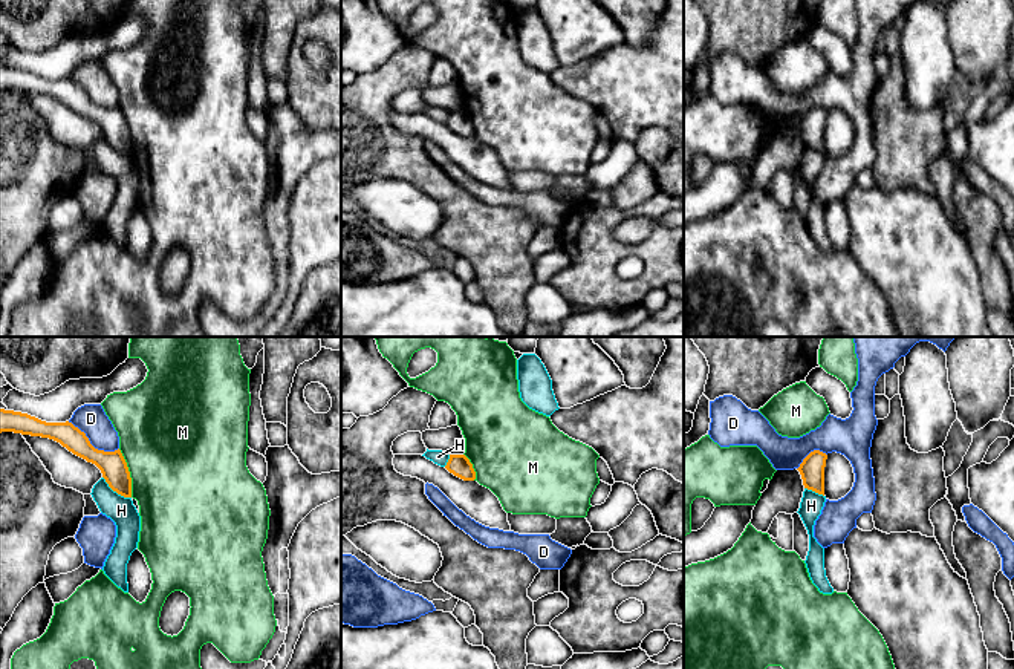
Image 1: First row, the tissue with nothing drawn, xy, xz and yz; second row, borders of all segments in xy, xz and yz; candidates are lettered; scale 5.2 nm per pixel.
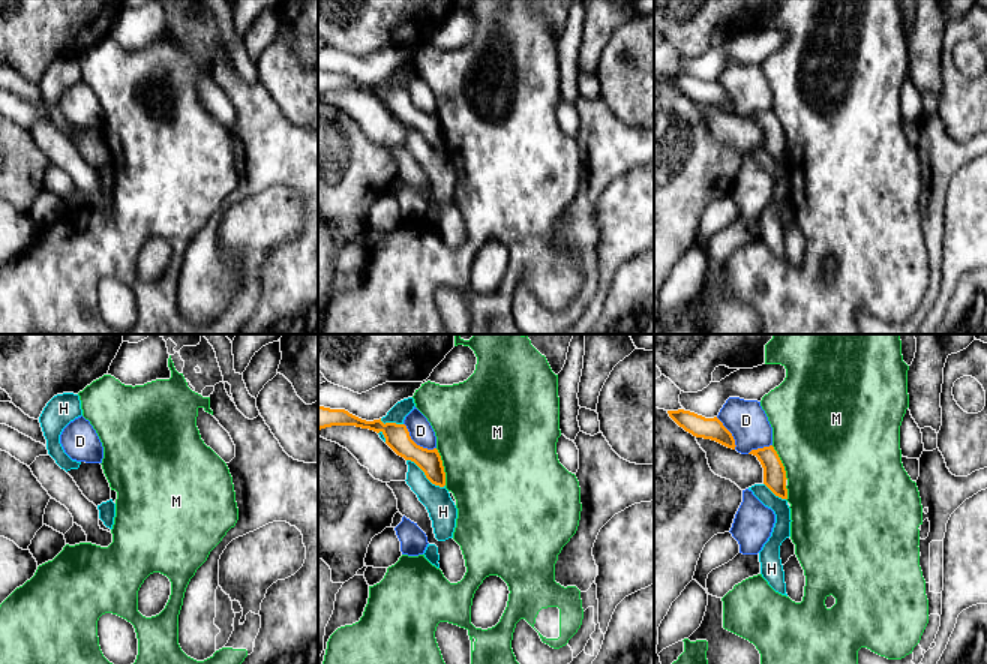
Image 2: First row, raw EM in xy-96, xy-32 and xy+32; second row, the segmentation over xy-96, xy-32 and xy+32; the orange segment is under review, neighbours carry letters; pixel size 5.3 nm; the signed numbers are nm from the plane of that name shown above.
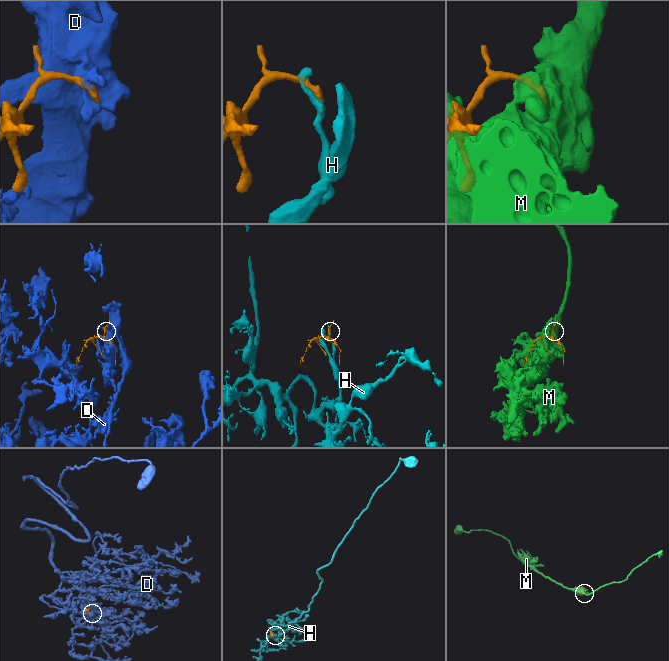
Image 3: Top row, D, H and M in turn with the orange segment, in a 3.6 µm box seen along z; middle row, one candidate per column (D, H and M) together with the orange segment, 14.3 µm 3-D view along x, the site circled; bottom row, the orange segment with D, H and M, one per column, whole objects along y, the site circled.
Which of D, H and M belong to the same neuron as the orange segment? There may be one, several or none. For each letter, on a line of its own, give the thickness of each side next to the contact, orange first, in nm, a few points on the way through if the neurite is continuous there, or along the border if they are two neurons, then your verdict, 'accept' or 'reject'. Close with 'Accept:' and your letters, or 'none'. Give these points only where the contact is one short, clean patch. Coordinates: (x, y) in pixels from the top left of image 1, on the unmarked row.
D: 140/160 nm | reject
H: 140/140 nm | reject
M: 140/500 nm | reject
Accept: none

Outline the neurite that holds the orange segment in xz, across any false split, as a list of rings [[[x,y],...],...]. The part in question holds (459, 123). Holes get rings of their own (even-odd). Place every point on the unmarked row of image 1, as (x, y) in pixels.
[[[450,112],[445,126],[463,138],[474,138],[476,129],[465,112]]]

